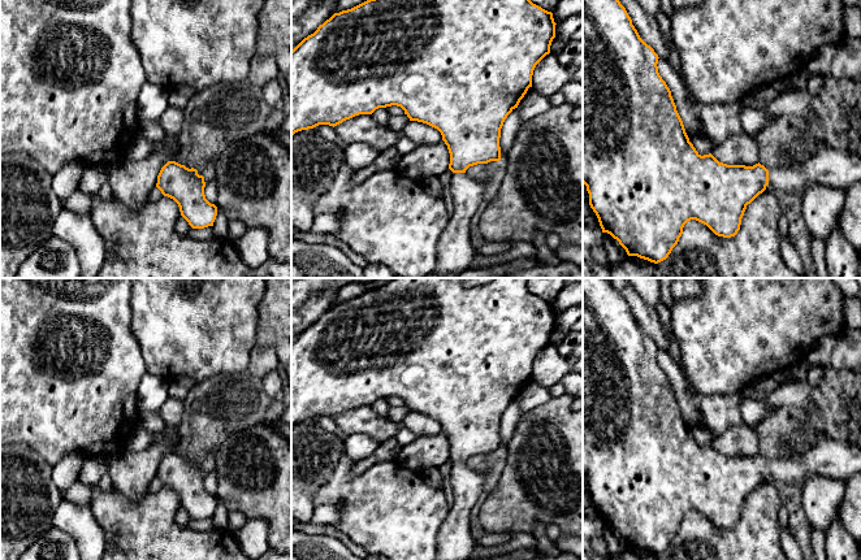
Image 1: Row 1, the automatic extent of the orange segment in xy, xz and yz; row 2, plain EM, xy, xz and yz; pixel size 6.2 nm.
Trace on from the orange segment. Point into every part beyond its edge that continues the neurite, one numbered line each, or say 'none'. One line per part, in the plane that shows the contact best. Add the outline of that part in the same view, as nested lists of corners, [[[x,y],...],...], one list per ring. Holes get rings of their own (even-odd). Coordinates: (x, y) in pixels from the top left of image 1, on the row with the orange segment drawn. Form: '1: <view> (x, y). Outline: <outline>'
1: yz (836, 168). Outline: [[[836,147],[814,151],[809,161],[796,168],[787,164],[769,172],[769,185],[779,191],[800,195],[810,185],[847,190],[861,181],[861,156]]]

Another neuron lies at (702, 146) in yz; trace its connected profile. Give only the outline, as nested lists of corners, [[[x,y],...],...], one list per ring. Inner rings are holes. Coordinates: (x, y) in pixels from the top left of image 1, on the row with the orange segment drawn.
[[[695,136],[691,138],[689,142],[693,144],[698,155],[704,156],[711,153],[713,146],[709,139],[704,136]]]

